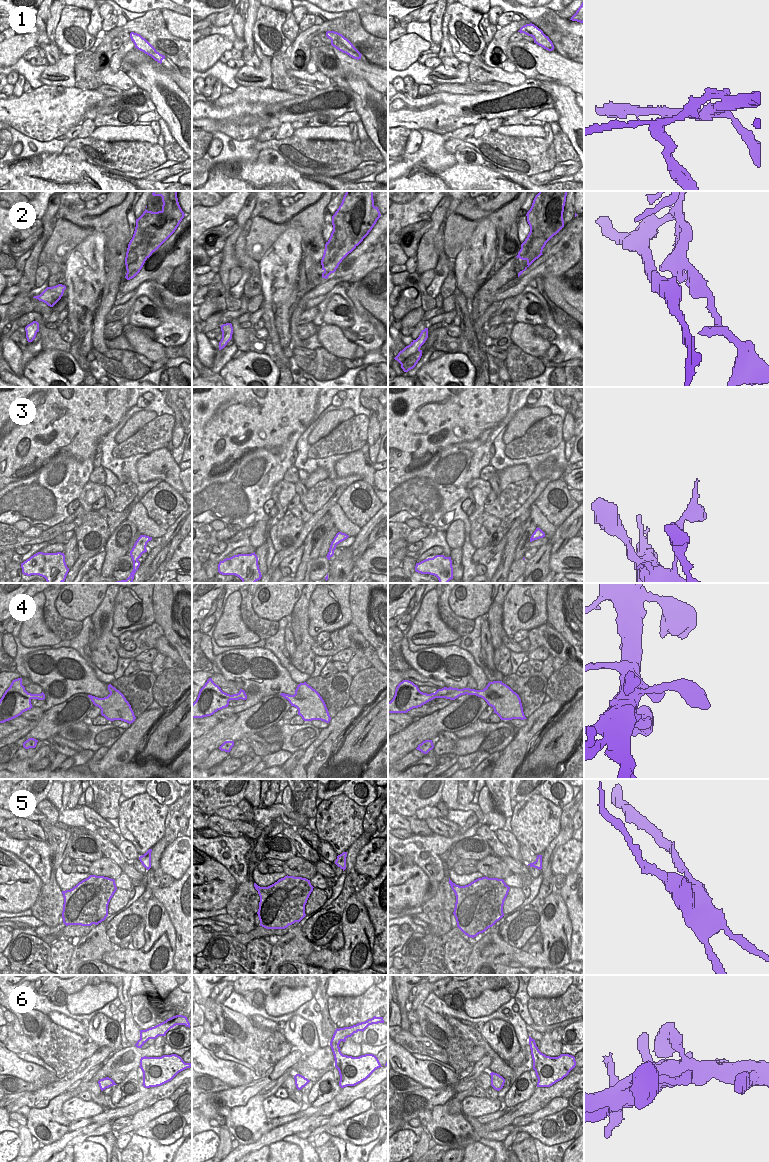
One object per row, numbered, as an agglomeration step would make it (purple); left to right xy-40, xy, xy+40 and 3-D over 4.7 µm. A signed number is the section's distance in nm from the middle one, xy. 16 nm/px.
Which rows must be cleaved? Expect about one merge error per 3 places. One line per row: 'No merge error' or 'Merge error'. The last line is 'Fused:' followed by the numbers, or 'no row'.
1: Merge error
2: Merge error
3: No merge error
4: No merge error
5: Merge error
6: No merge error
Fused: 1, 2, 5.

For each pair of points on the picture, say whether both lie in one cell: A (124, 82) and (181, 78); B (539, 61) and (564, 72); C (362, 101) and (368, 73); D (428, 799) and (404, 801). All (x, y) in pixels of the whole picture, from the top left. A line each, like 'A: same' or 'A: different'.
A: different
B: same
C: different
D: same

